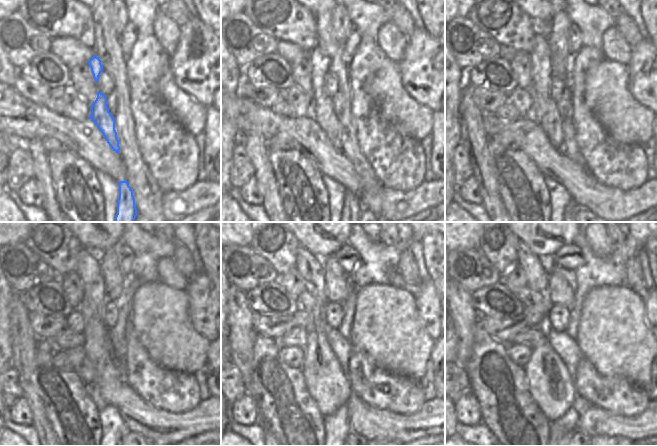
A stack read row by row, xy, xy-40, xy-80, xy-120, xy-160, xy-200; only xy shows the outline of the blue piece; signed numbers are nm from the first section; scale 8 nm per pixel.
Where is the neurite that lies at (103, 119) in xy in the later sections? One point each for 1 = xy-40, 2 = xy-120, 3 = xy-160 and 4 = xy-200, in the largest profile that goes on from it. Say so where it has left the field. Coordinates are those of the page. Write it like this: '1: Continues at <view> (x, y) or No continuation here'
1: Continues at xy-40 (323, 113)
2: Continues at xy-120 (96, 332)
3: Continues at xy-160 (310, 266)
4: Continues at xy-200 (537, 276).

